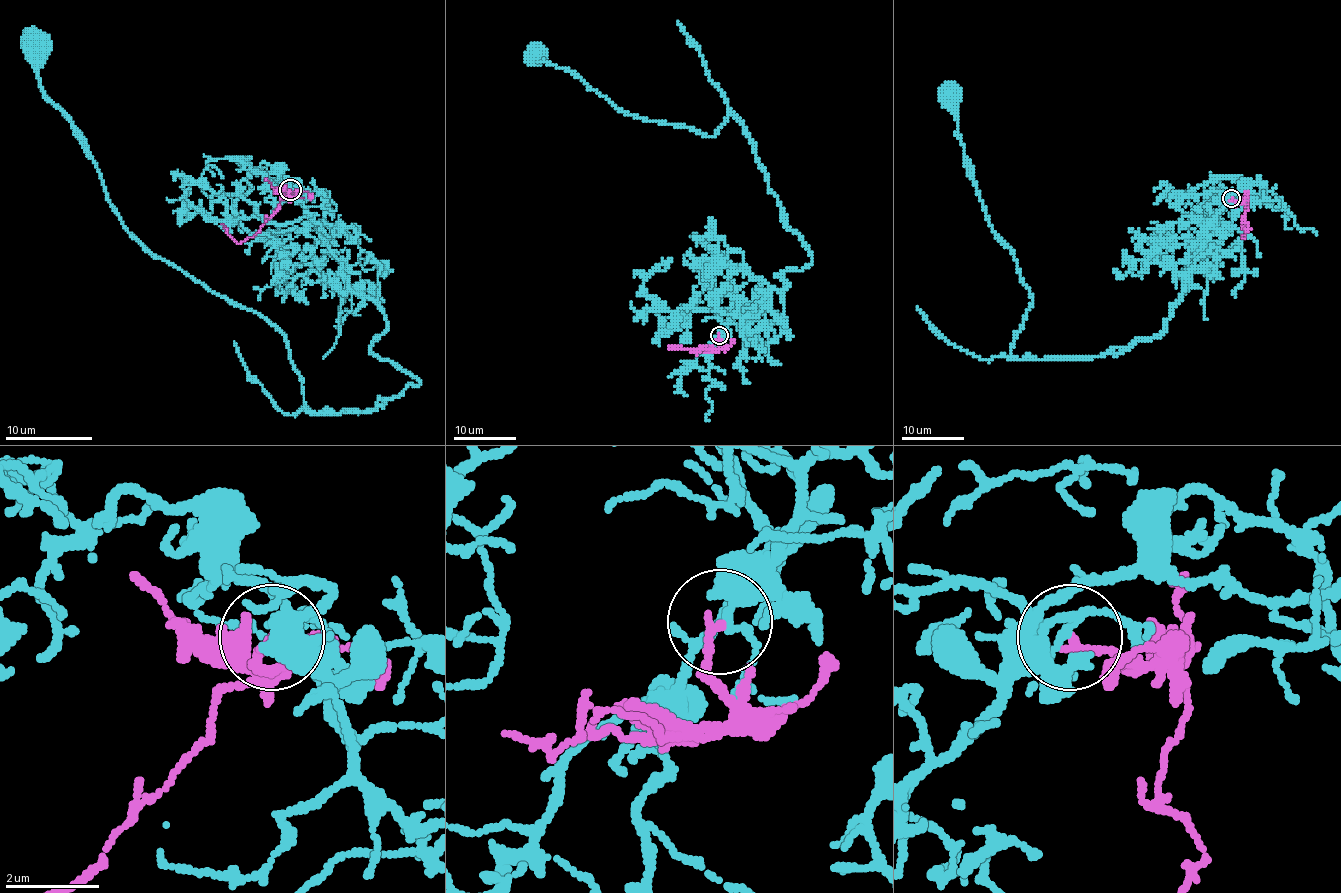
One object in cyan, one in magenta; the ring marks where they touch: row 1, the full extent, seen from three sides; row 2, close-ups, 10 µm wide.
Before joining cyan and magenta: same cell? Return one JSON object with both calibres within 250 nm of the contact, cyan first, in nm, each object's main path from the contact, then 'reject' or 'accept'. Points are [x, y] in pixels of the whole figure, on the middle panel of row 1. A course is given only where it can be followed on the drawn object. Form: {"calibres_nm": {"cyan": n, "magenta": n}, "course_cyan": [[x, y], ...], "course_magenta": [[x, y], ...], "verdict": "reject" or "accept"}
{"calibres_nm": {"cyan": 320, "magenta": 180}, "course_cyan": [[719, 335], [811, 262], [755, 144], [730, 115], [707, 136], [621, 112], [535, 53]], "course_magenta": [[719, 335], [719, 346], [711, 351], [703, 346], [697, 352], [669, 346]], "verdict": "accept"}

